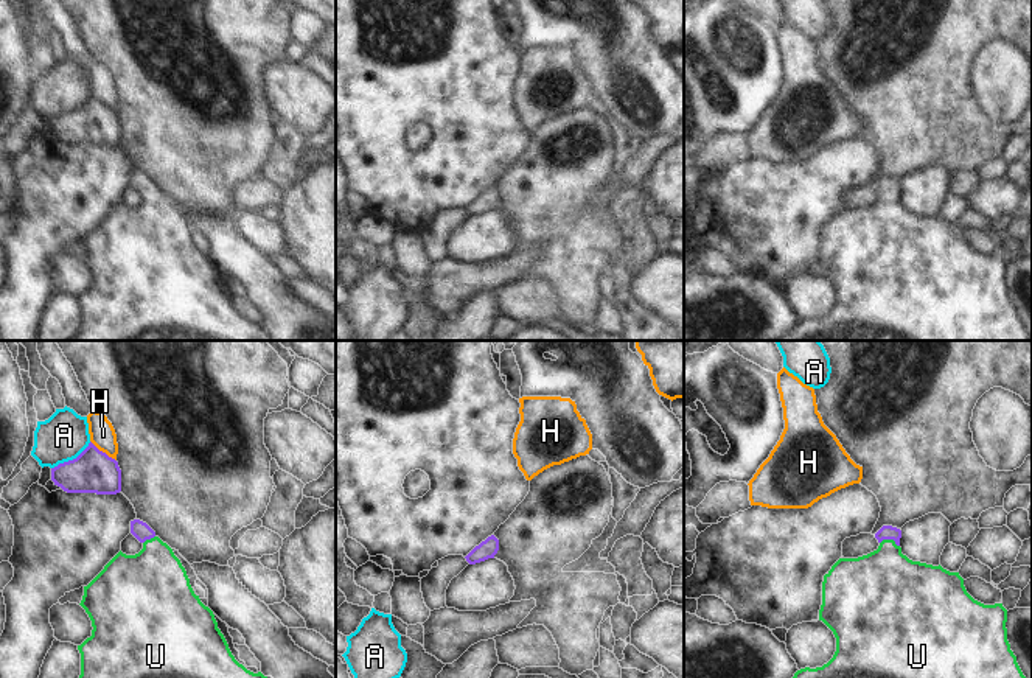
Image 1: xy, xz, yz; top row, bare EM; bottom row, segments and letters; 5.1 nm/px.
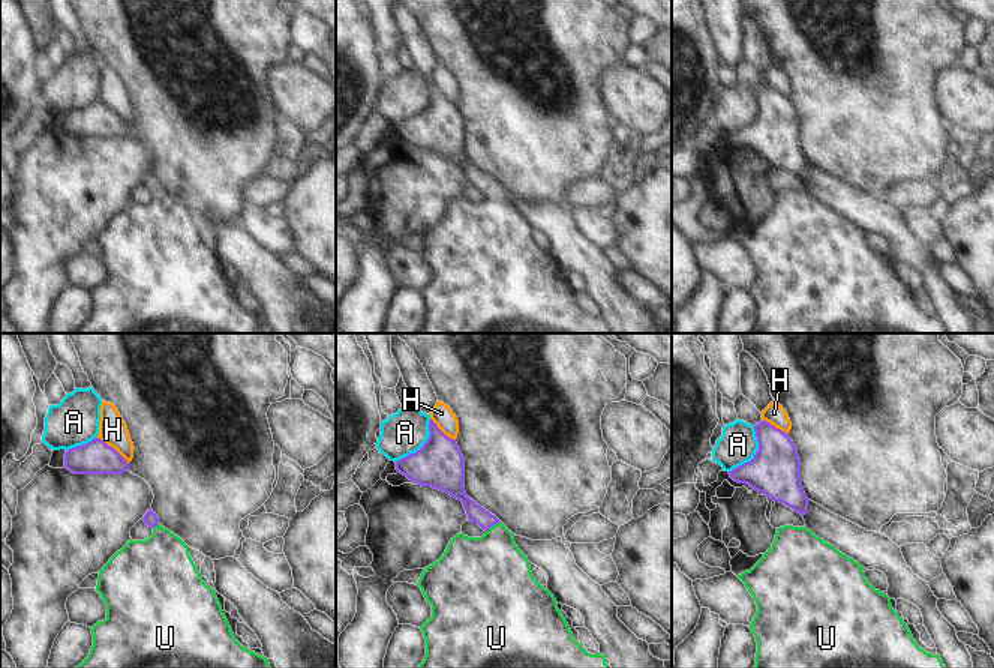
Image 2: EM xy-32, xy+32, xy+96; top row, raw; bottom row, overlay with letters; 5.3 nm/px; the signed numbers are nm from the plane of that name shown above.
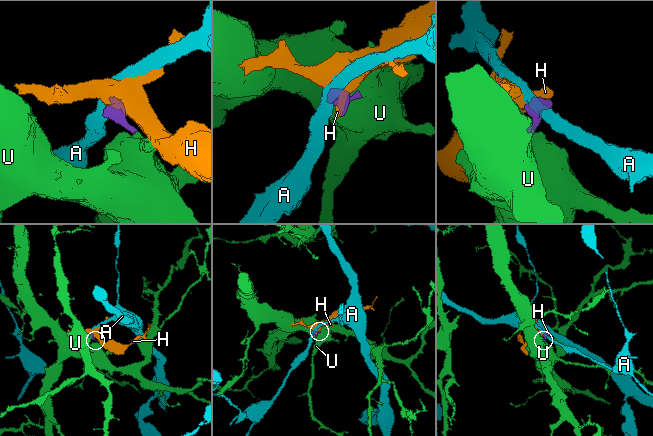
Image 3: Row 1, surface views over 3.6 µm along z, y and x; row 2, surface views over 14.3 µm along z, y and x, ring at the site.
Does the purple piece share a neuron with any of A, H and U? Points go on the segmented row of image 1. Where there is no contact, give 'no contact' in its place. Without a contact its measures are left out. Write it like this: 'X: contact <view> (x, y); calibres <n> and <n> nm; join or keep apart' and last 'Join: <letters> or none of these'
A: contact xy (70, 461); calibres 220 and 240 nm; keep apart
H: contact xy (101, 451); calibres 220 and 130 nm; keep apart
U: contact yz (889, 538); calibres 80 and 380 nm; join
Join: U

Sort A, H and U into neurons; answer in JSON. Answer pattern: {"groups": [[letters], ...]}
{"groups": [["A"], ["H"], ["U"]]}

